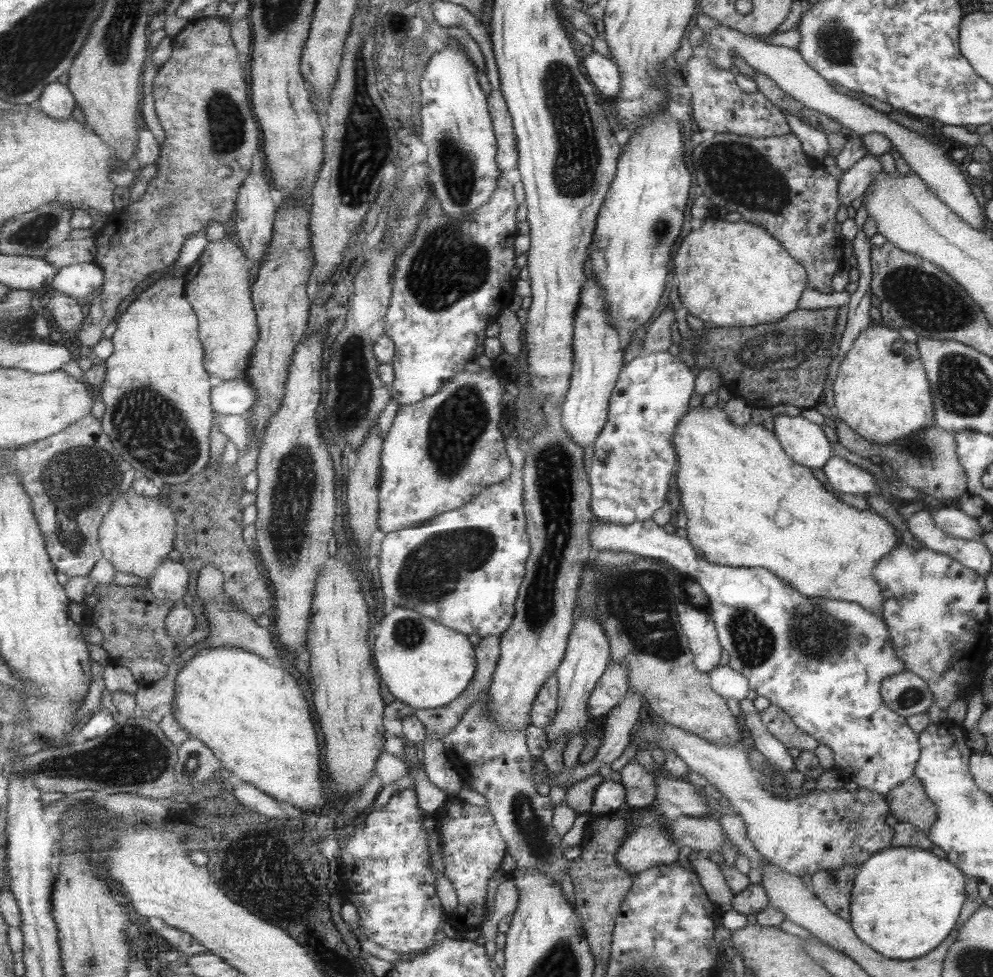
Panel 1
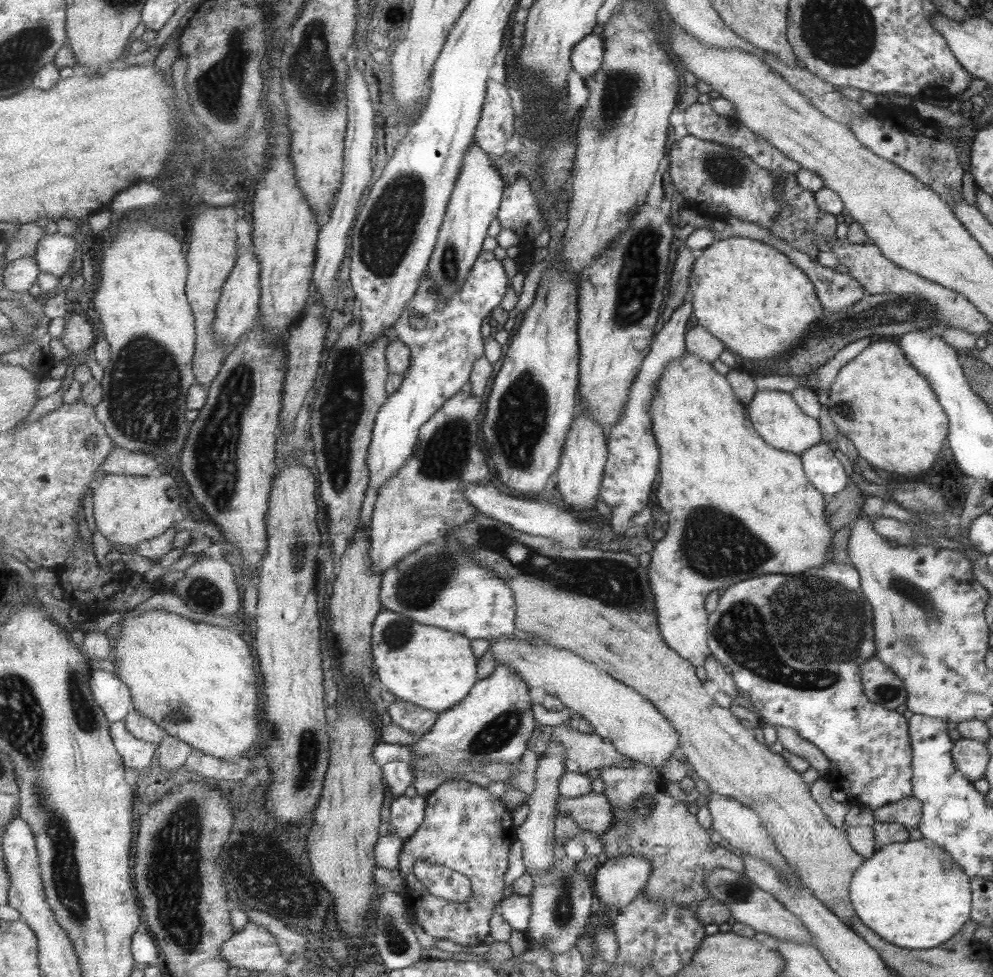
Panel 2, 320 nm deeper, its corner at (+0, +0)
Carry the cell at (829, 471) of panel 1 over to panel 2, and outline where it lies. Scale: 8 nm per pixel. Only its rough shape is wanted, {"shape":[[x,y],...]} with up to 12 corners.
{"shape":[[825,442],[800,454],[808,481],[820,493],[845,488],[847,476]]}

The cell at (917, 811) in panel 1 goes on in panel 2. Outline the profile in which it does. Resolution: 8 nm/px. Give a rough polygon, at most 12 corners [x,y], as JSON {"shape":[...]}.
{"shape":[[904,797],[872,812],[877,822],[918,828],[922,802]]}

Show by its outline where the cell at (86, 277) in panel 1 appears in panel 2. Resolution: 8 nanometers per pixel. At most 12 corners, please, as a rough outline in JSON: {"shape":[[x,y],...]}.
{"shape":[[59,232],[39,240],[34,257],[43,272],[62,277],[80,246]]}

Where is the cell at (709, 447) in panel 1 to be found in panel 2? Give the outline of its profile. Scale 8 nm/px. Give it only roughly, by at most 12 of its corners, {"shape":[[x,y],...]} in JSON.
{"shape":[[709,362],[648,406],[668,528],[660,634],[709,657],[703,600],[797,574],[833,532],[800,455]]}

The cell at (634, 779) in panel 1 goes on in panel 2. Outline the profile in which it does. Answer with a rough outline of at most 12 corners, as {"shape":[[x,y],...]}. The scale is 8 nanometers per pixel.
{"shape":[[656,767],[599,771],[602,859],[649,860],[649,899],[691,907],[739,854],[713,843]]}

